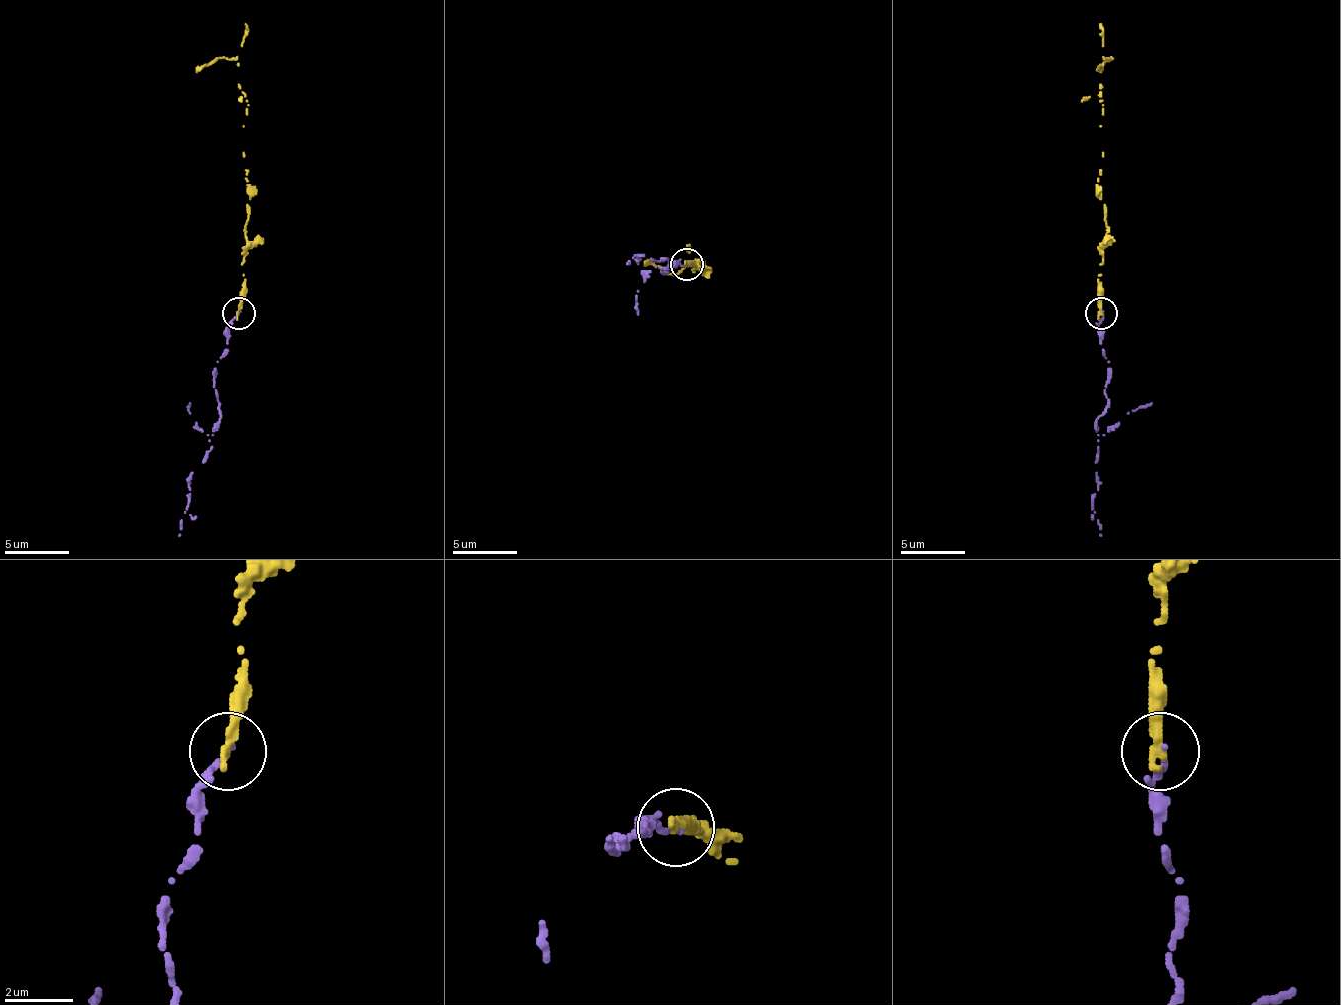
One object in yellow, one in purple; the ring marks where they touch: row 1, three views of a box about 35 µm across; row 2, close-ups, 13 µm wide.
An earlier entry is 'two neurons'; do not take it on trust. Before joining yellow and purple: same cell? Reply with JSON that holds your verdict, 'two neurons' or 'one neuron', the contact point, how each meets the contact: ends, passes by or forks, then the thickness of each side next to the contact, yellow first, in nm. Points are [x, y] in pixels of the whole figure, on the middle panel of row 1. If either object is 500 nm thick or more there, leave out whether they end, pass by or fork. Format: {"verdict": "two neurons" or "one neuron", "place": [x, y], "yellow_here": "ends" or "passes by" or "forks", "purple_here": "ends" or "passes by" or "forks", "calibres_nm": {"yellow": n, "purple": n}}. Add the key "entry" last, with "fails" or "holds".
{"verdict": "two neurons", "place": [686, 264], "yellow_here": "ends", "purple_here": "ends", "calibres_nm": {"yellow": 340, "purple": 140}, "entry": "holds"}

